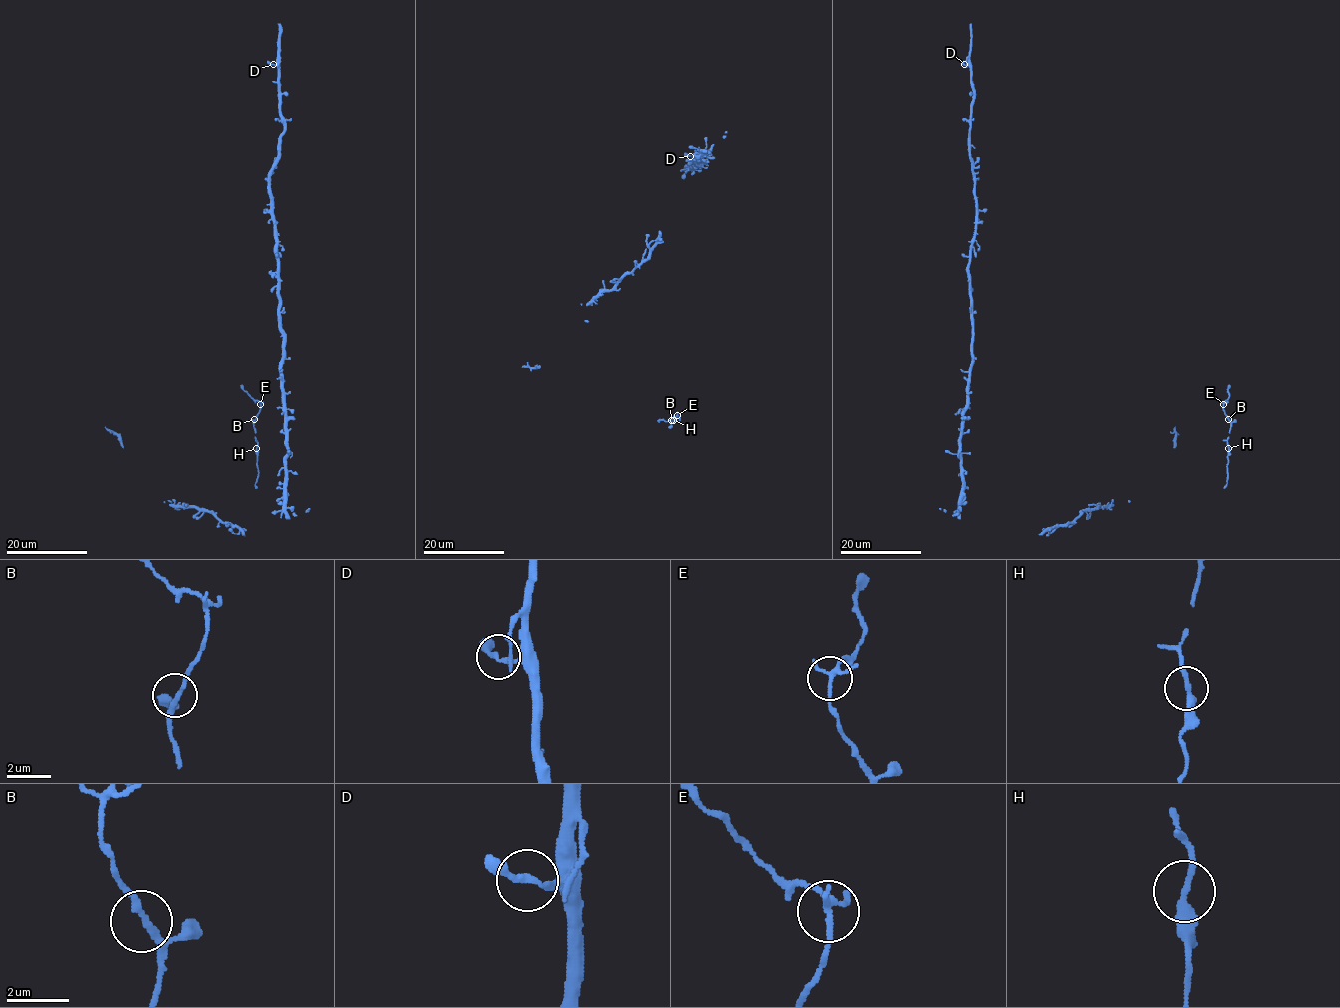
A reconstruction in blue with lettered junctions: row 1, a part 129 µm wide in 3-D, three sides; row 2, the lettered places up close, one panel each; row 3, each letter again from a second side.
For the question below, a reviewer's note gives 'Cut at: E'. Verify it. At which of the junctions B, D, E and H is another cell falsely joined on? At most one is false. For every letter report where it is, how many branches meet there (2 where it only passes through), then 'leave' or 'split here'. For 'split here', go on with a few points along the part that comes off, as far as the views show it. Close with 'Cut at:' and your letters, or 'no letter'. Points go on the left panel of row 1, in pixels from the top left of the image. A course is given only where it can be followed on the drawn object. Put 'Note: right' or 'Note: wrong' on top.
Note: right
B: place (254, 419); branches 3; leave
D: place (273, 64); branches 2; leave
E: place (260, 404); branches 3; split here; course (260, 404), (240, 385)
H: place (256, 448); branches 2; leave
Cut at: E

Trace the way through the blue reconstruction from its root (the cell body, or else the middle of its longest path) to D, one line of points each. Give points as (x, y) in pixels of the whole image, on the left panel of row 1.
D: (280, 502), (285, 498), (287, 428), (269, 172), (278, 156), (284, 122), (279, 67), (273, 64)

